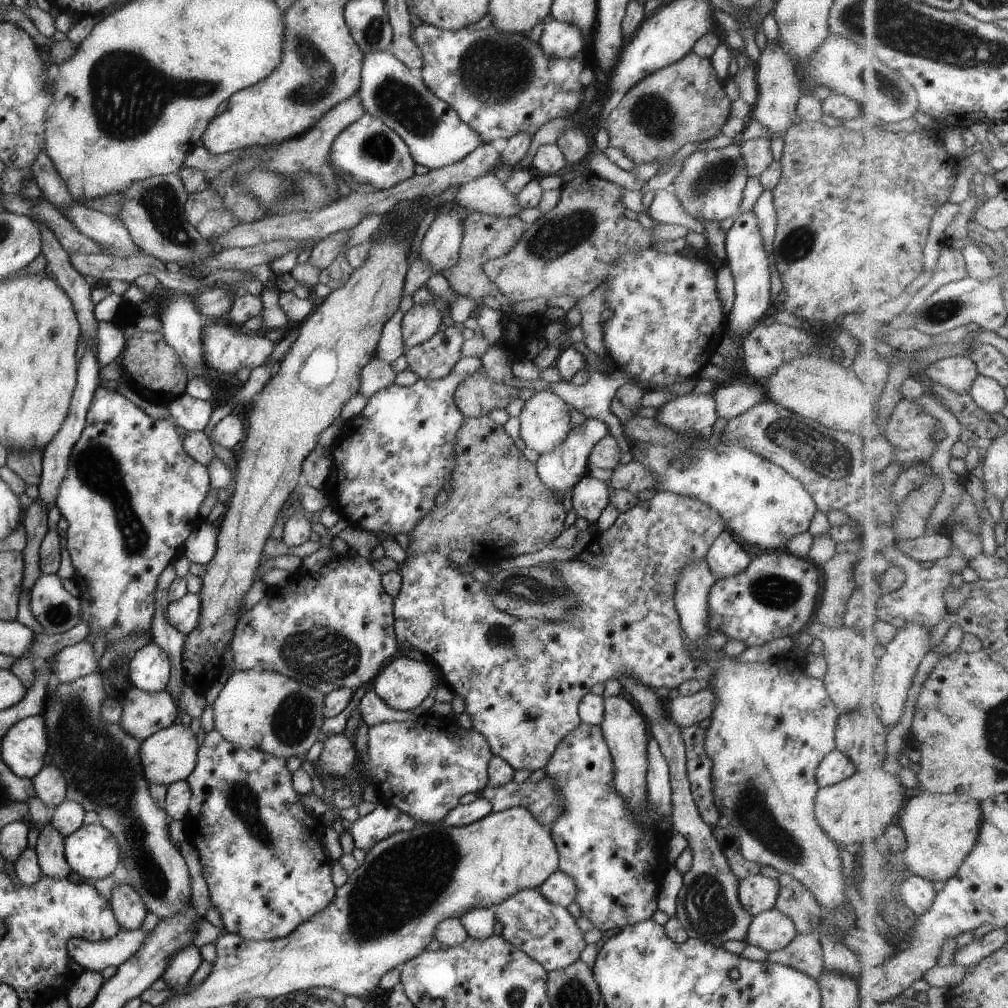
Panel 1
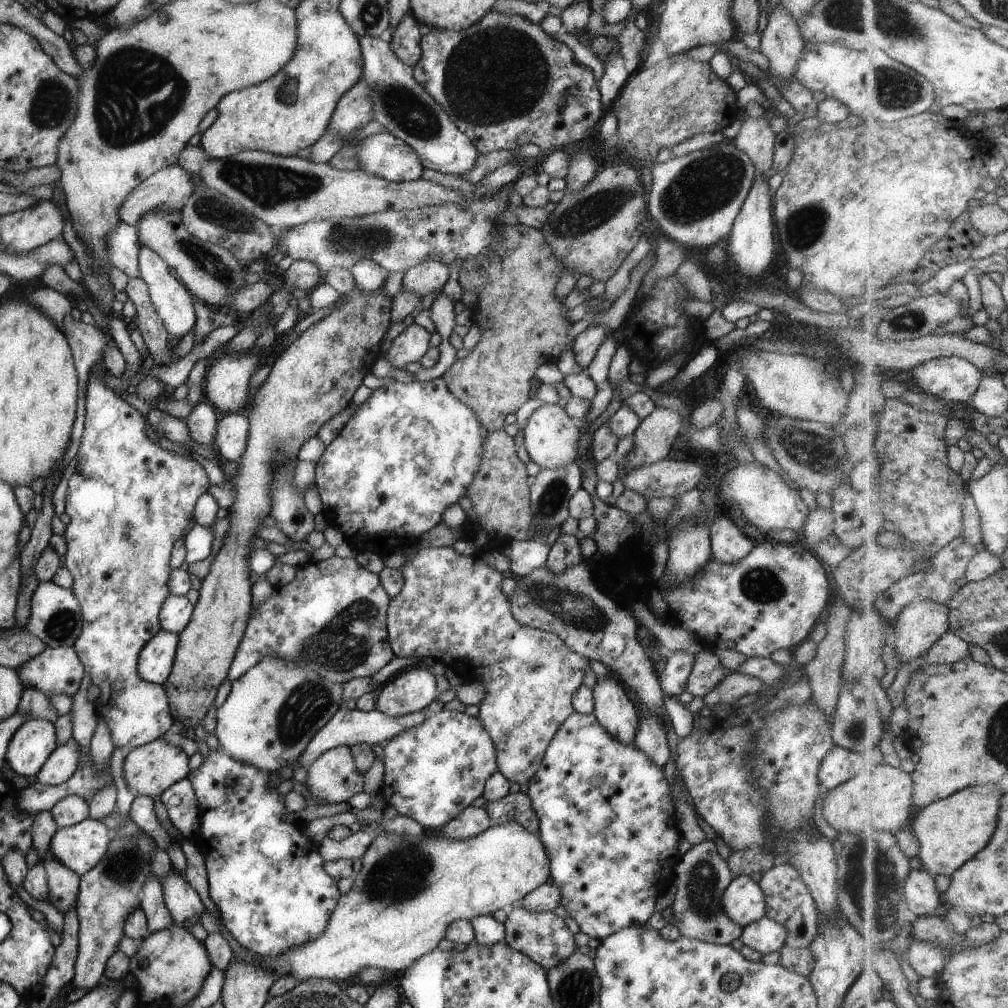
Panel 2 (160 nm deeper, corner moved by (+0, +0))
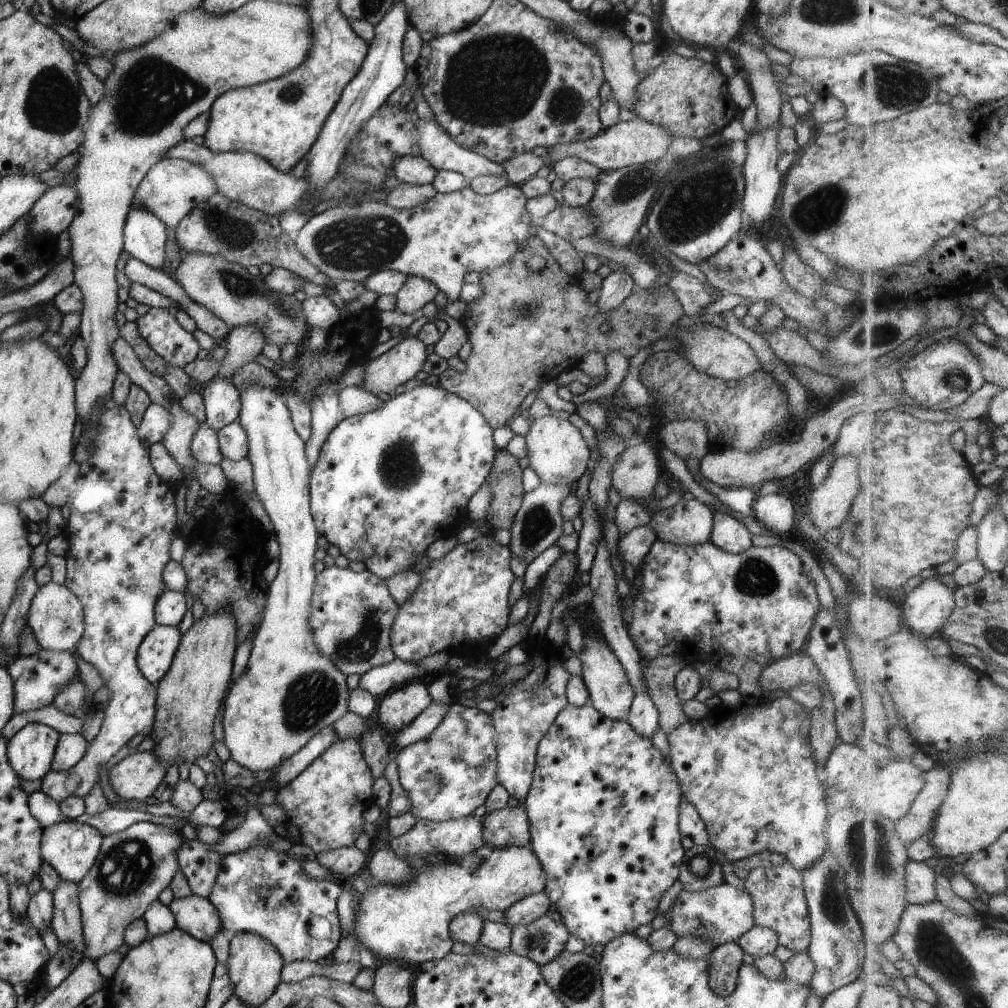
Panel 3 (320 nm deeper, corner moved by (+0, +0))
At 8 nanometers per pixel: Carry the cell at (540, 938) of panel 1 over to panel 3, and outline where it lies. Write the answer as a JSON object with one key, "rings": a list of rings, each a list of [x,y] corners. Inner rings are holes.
{"rings":[[[545,914],[529,924],[511,928],[509,950],[541,966],[563,950],[569,935],[561,921]]]}

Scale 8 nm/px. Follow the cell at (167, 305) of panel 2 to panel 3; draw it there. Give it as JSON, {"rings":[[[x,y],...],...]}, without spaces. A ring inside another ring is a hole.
{"rings":[[[130,205],[122,228],[122,250],[148,267],[159,269],[164,257],[167,226],[151,211]]]}

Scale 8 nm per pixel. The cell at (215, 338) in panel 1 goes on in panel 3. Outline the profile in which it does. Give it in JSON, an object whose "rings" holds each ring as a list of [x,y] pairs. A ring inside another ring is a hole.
{"rings":[[[213,378],[207,382],[200,396],[205,412],[204,422],[216,432],[238,418],[239,390],[231,379]]]}

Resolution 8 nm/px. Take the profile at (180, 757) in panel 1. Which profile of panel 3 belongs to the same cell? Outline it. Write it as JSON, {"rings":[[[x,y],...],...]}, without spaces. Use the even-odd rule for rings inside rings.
{"rings":[[[135,751],[108,768],[108,783],[118,798],[145,800],[165,774],[151,751]]]}

